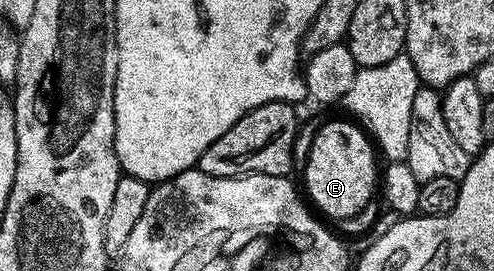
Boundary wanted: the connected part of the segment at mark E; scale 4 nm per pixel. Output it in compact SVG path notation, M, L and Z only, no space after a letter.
M353 120L350 121L330 121L320 126L306 157L305 196L323 218L335 217L338 223L356 215L360 207L375 200L376 182L380 177L380 165L374 162L376 149L371 138Z

